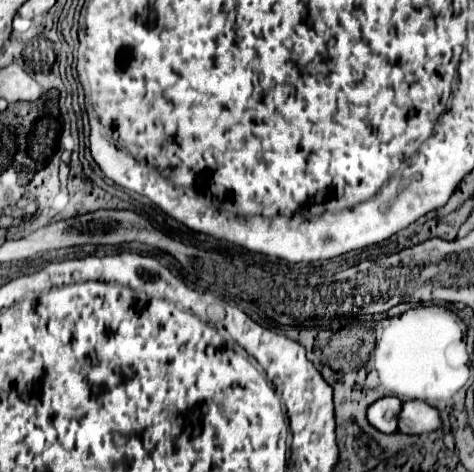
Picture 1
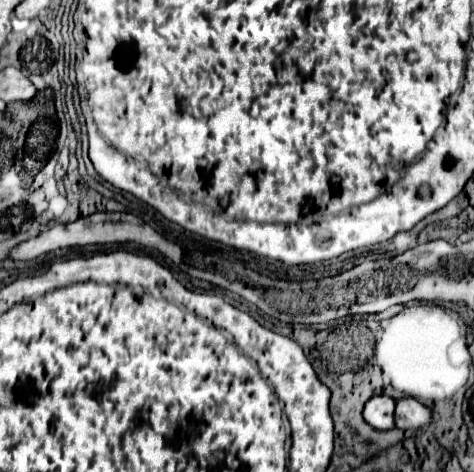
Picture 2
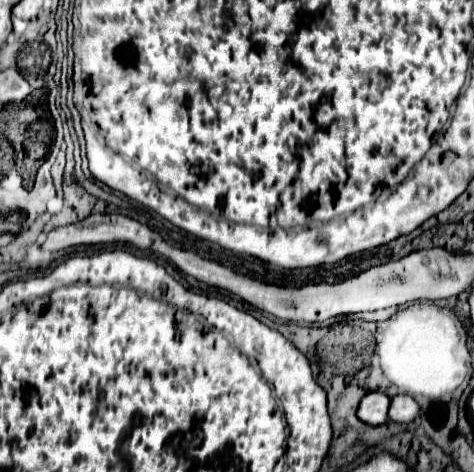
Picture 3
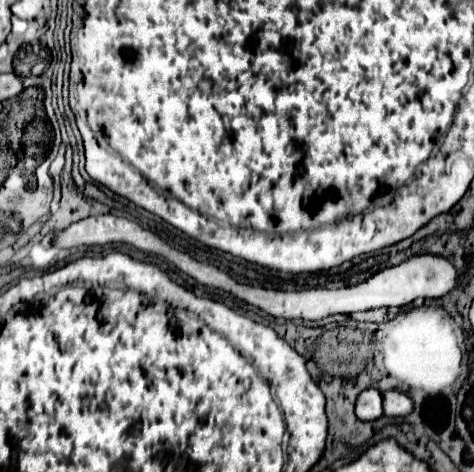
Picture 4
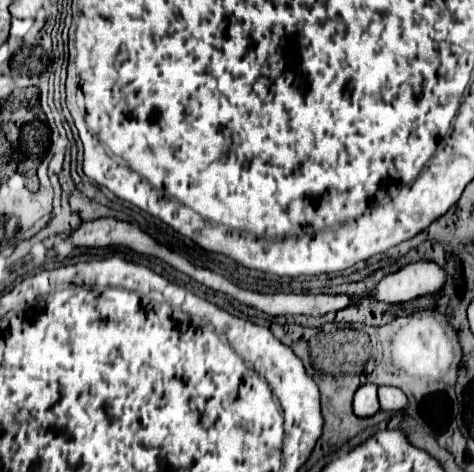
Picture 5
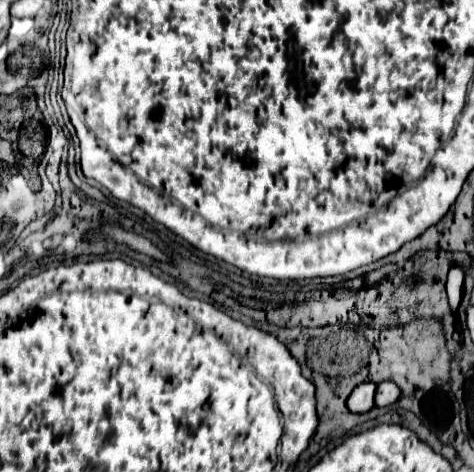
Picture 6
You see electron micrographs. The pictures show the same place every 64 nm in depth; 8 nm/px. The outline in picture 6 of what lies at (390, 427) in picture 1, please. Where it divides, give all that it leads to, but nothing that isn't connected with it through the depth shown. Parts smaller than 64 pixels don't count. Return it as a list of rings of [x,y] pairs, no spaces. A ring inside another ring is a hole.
[[[362,382],[358,384],[352,394],[346,400],[346,406],[350,412],[362,414],[368,412],[370,408],[374,408],[374,392],[376,392],[376,384],[374,382]]]

